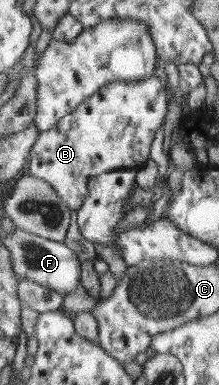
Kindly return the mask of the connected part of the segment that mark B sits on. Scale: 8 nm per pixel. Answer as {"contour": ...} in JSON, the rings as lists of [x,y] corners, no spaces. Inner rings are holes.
{"contour":[[[156,76],[104,86],[61,119],[55,128],[40,133],[26,174],[45,180],[71,210],[78,211],[89,198],[90,181],[95,176],[141,167],[148,162],[153,140],[167,120],[169,93]]]}

